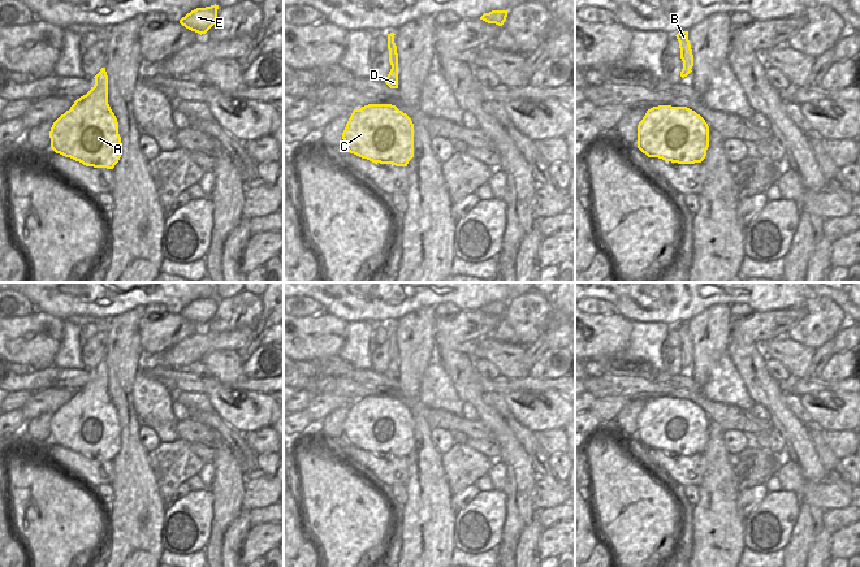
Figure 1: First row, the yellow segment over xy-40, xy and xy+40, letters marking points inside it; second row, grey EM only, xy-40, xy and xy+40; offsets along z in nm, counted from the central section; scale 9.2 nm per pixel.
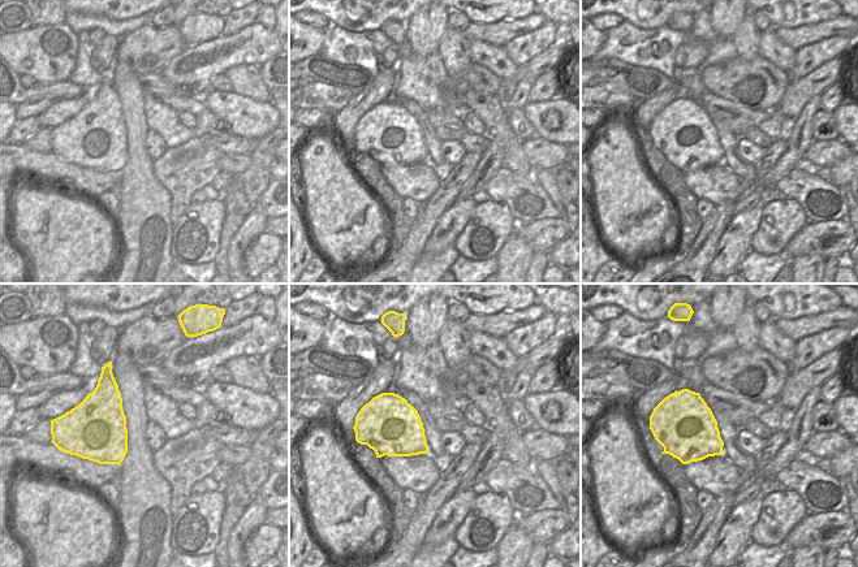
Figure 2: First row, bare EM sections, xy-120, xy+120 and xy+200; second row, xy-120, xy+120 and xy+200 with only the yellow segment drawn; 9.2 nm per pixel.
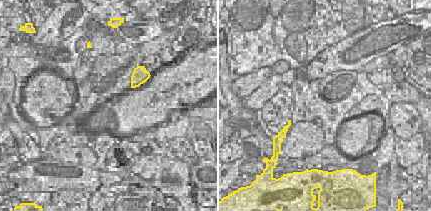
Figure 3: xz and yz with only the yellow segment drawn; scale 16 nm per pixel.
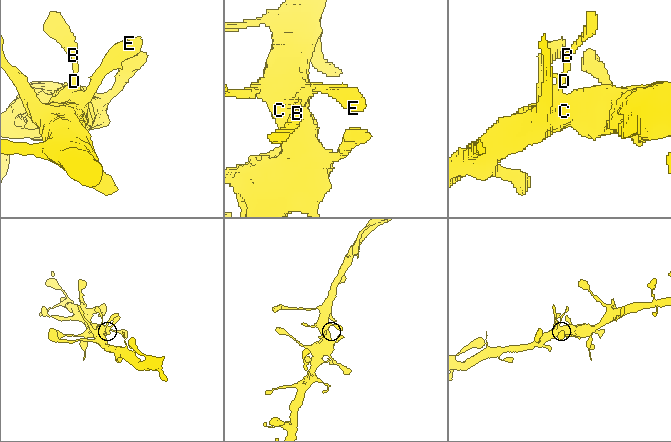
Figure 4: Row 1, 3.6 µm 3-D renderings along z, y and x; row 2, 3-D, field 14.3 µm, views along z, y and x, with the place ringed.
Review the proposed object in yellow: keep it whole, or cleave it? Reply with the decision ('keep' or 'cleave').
keep

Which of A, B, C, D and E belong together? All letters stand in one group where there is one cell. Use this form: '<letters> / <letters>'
A B C D E

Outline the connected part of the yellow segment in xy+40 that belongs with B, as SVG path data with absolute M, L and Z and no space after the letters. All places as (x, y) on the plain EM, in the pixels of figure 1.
M680 323L675 328L679 333L680 350L683 352L680 368L684 369L692 363L691 360L693 358L693 346L688 332L688 323Z

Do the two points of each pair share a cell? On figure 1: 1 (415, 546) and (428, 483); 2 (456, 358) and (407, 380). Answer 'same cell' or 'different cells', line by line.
1: same cell
2: different cells

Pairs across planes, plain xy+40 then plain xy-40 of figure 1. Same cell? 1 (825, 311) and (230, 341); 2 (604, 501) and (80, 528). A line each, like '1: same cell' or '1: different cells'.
1: different cells
2: same cell

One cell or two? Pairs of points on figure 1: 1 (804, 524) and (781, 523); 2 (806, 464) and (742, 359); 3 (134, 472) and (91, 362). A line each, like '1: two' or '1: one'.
1: two
2: one
3: two

